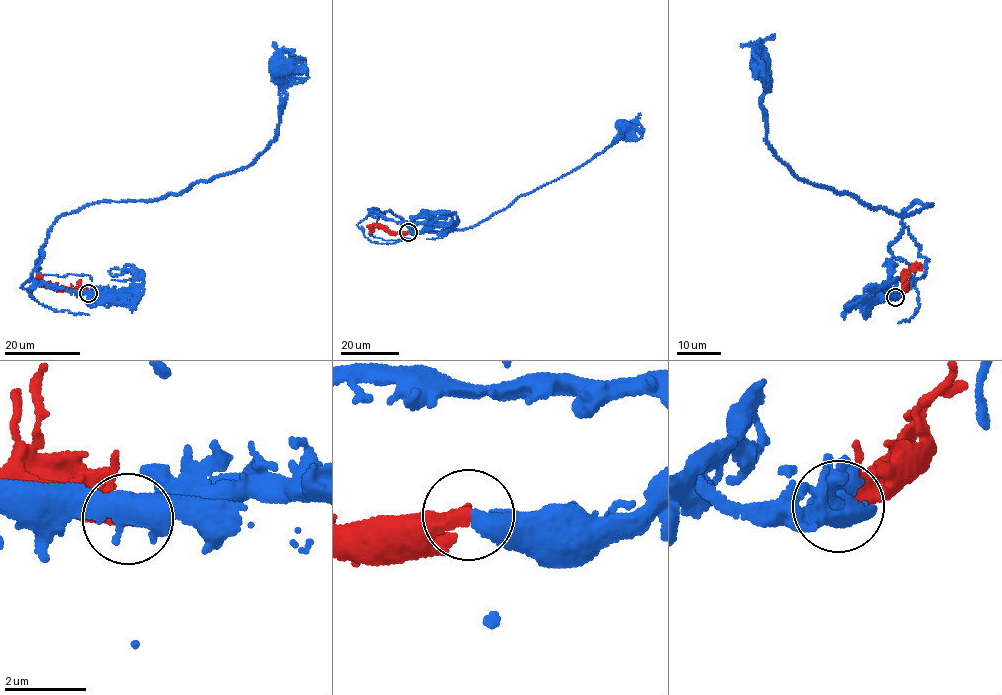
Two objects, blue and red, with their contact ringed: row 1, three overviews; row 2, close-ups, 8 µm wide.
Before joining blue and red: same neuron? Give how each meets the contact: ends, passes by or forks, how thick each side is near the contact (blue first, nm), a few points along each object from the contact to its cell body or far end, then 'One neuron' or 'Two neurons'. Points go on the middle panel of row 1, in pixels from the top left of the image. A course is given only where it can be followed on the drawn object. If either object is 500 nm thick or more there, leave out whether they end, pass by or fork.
At the ring blue ends. At the ring red passes by. Thickness 460 nm (blue) against 280 nm. Course of blue: (409, 232), (429, 225), (387, 220), (371, 211), (389, 210), (421, 232), (469, 228), (585, 163), (624, 126). Course of red: (409, 232), (390, 233), (385, 226), (374, 225), (370, 234). One neuron

